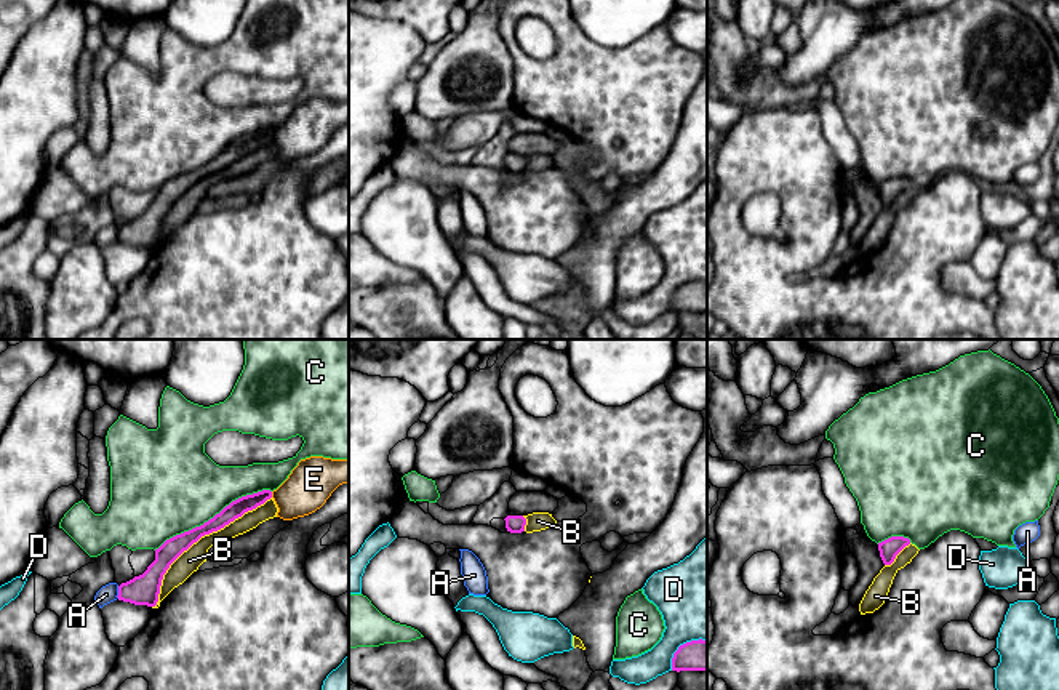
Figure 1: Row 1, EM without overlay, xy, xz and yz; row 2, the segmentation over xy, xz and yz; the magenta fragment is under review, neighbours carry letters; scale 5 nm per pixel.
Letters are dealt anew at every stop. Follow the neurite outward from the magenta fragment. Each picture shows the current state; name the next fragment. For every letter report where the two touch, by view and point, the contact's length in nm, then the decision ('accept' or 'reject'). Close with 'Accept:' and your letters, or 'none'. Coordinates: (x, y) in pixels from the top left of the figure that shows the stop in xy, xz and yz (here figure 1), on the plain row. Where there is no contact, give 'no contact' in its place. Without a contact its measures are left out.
A: meets magenta in xy at (119, 234); contact 60 nm long; reject
B: meets magenta in xy at (199, 180); contact 800 nm long; reject
C: meets magenta in xy at (213, 159); contact 650 nm long; reject
D: meets magenta in xz at (680, 287); contact 240 nm long; reject
E: meets magenta in xy at (271, 136); contact 30 nm long; reject
Accept: none

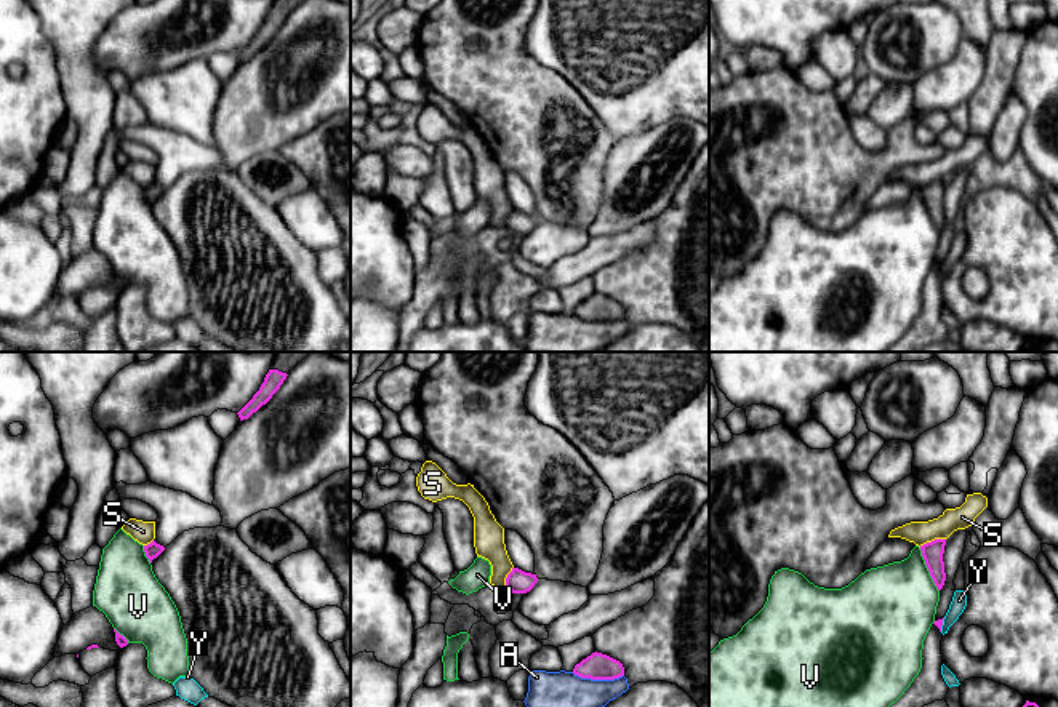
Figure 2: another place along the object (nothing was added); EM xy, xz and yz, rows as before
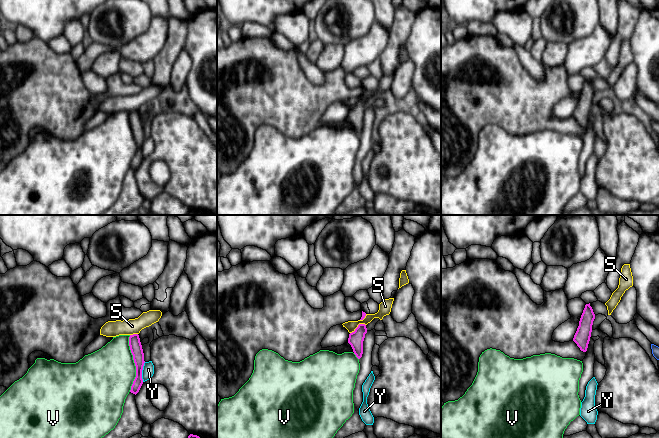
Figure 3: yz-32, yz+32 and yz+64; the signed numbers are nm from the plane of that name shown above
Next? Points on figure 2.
A: meets magenta in xz at (597, 320); contact 260 nm long; reject
S: meets magenta in yz at (932, 183); contact 140 nm long; reject
V: meets magenta in yz at (929, 211); contact 240 nm long; reject
Y: meets magenta in yz at (941, 266); contact 80 nm long; reject
Accept: none

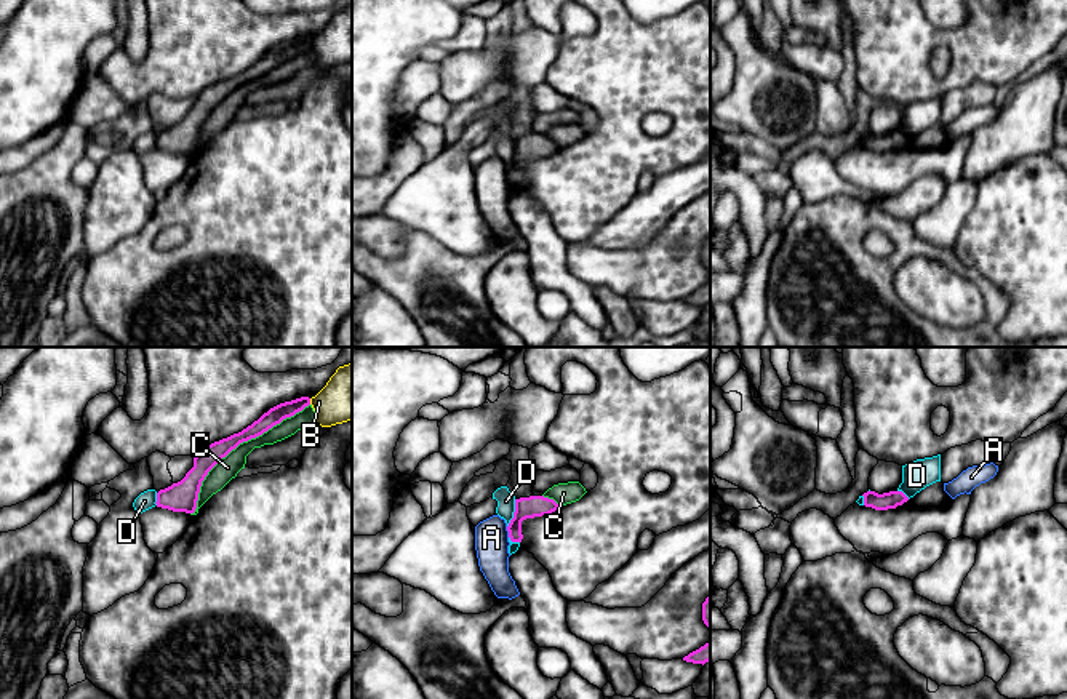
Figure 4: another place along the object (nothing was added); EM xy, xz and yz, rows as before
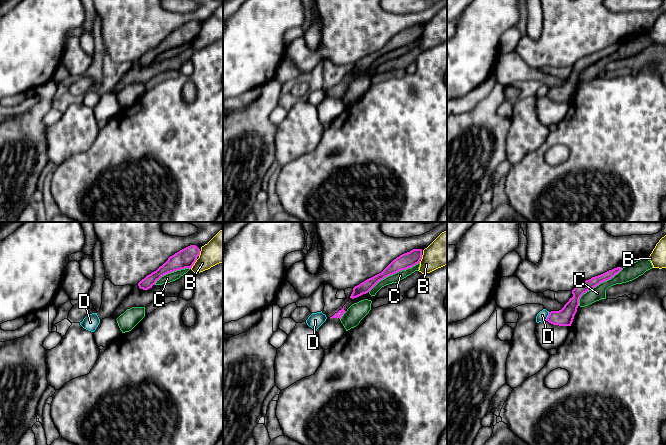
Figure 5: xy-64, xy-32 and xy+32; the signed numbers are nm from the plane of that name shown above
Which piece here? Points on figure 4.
A: meets magenta in xz at (507, 171); contact 60 nm long; reject
B: meets magenta in xy at (309, 43); contact 30 nm long; reject
C: meets magenta in xy at (237, 87); contact 800 nm long; reject
D: meets magenta in xz at (514, 155); contact 150 nm long; reject
Accept: none

